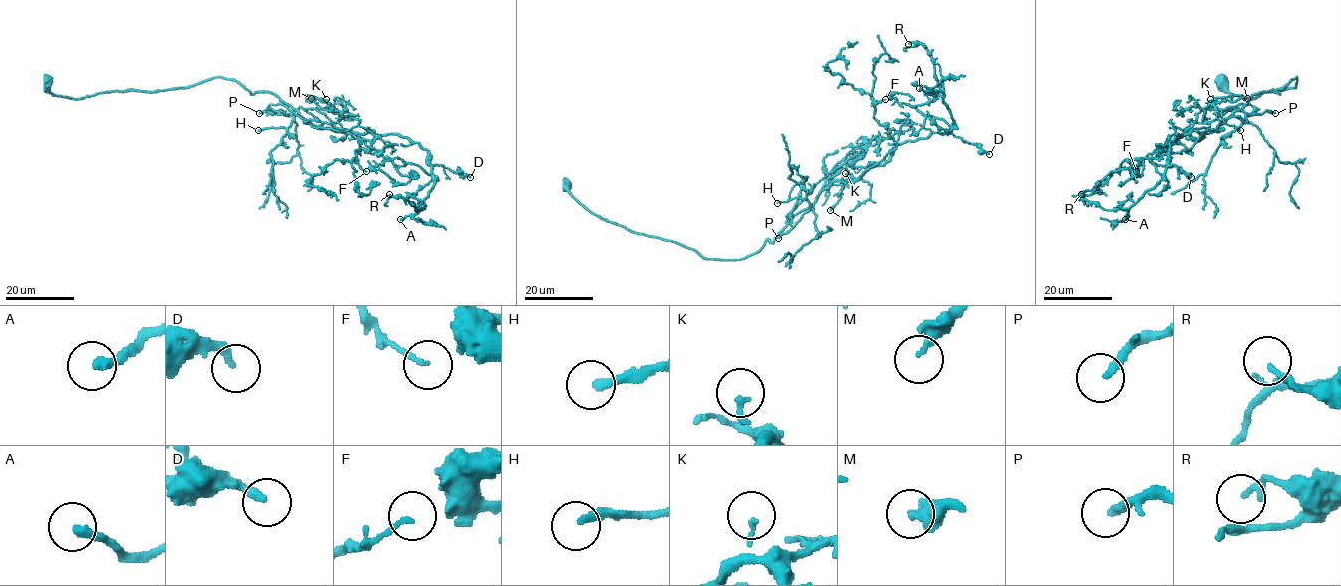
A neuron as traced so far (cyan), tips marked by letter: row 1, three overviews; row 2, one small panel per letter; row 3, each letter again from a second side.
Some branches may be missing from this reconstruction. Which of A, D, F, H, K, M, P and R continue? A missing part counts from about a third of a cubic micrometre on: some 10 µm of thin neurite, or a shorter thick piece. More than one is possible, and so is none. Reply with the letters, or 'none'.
A, H, P

